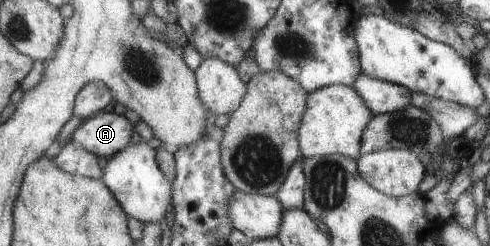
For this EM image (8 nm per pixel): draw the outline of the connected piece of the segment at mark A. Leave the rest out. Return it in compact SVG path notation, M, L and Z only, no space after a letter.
M99 111L83 120L74 130L72 138L90 153L107 161L131 143L134 127L127 117Z

